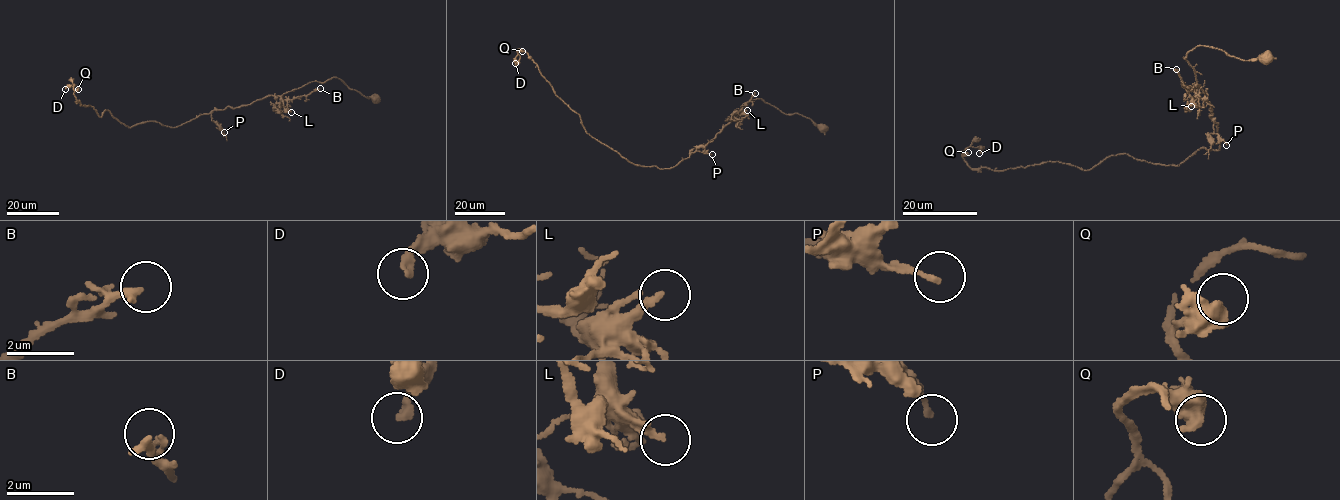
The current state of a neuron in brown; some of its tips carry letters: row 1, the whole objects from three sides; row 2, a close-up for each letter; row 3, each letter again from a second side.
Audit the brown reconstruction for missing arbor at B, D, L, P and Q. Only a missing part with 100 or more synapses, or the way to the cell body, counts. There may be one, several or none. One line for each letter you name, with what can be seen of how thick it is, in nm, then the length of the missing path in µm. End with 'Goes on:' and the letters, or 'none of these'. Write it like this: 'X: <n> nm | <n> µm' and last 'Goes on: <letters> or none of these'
Goes on: none of these

